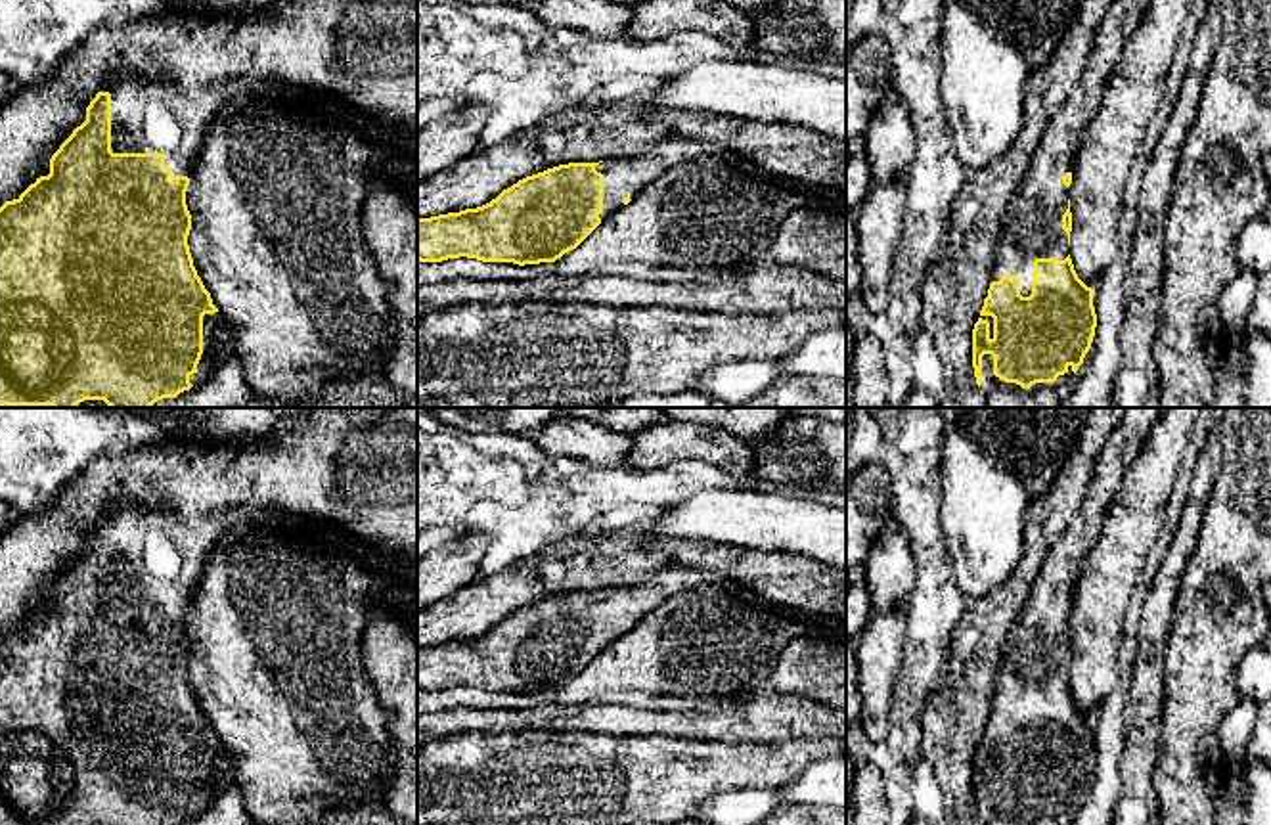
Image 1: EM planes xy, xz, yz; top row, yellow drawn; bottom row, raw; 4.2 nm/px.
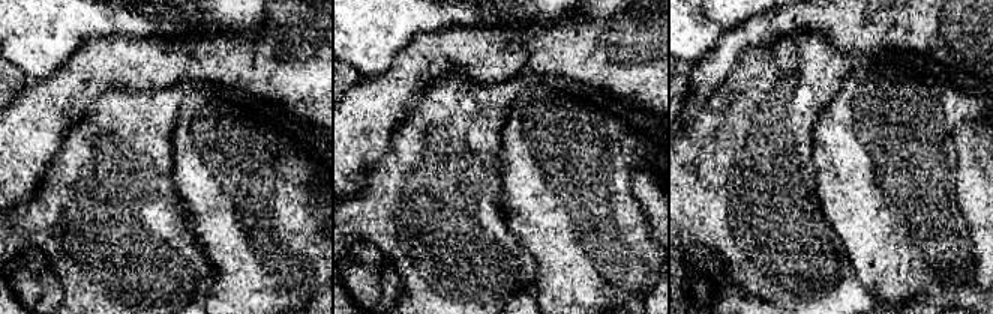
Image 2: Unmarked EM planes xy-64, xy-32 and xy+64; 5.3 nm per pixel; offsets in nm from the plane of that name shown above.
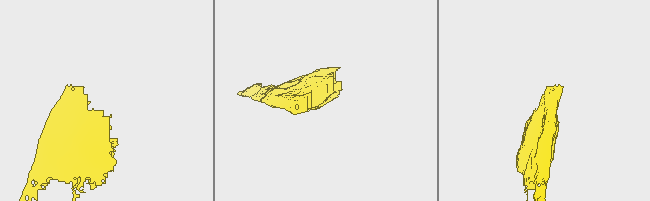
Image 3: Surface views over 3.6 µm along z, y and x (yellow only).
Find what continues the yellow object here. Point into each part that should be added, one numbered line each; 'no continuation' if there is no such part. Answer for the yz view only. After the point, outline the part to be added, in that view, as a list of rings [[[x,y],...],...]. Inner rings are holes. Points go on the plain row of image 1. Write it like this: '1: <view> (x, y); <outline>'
1: yz (992, 814); [[[982,785],[982,814],[984,825],[1068,825],[1076,812],[1072,794],[1064,804],[1059,804],[1055,812],[1036,812],[1030,817],[1022,817],[1016,812],[1005,812],[993,804],[993,785]]]

